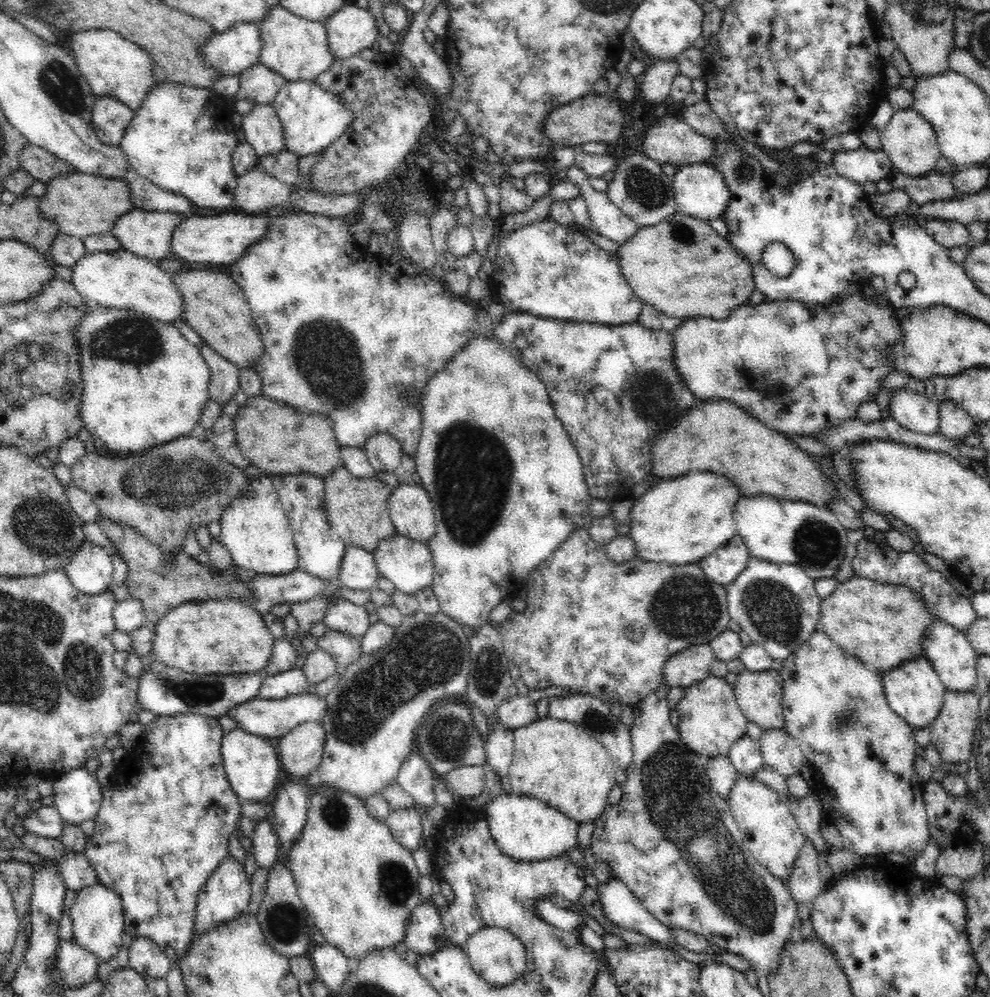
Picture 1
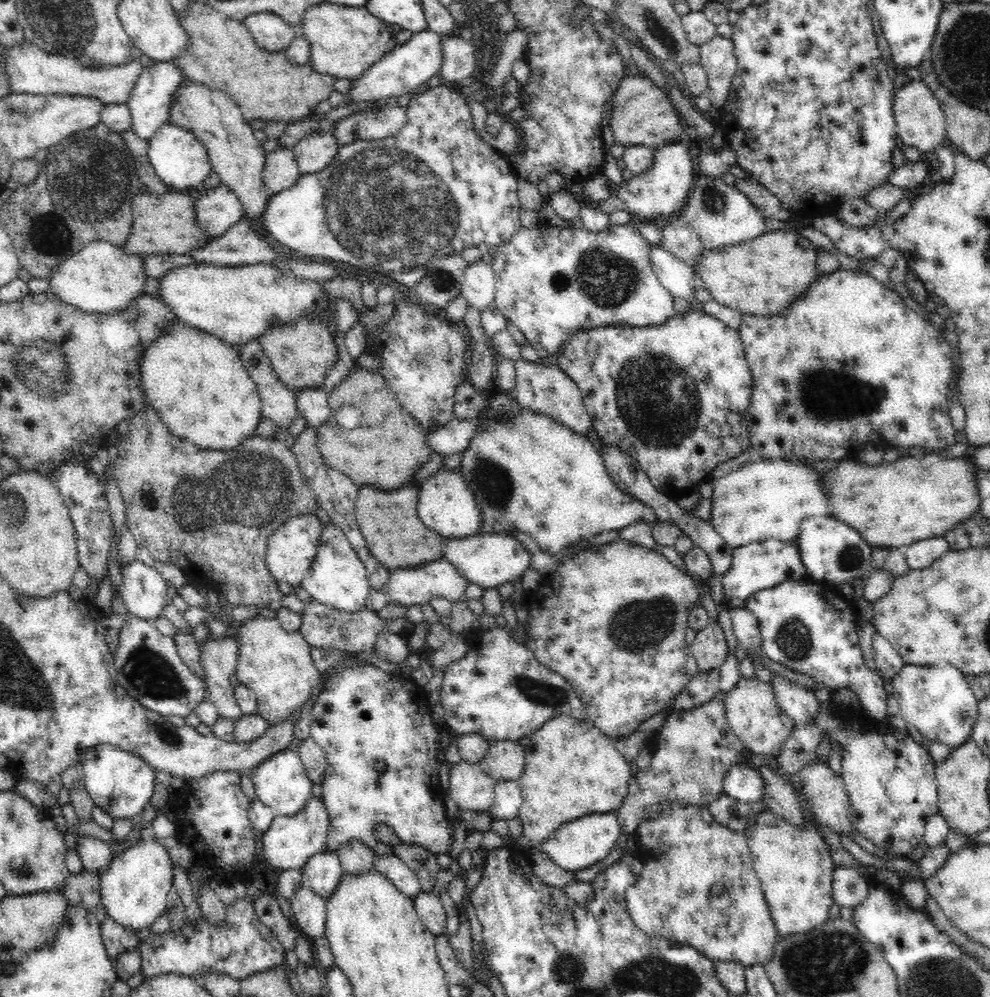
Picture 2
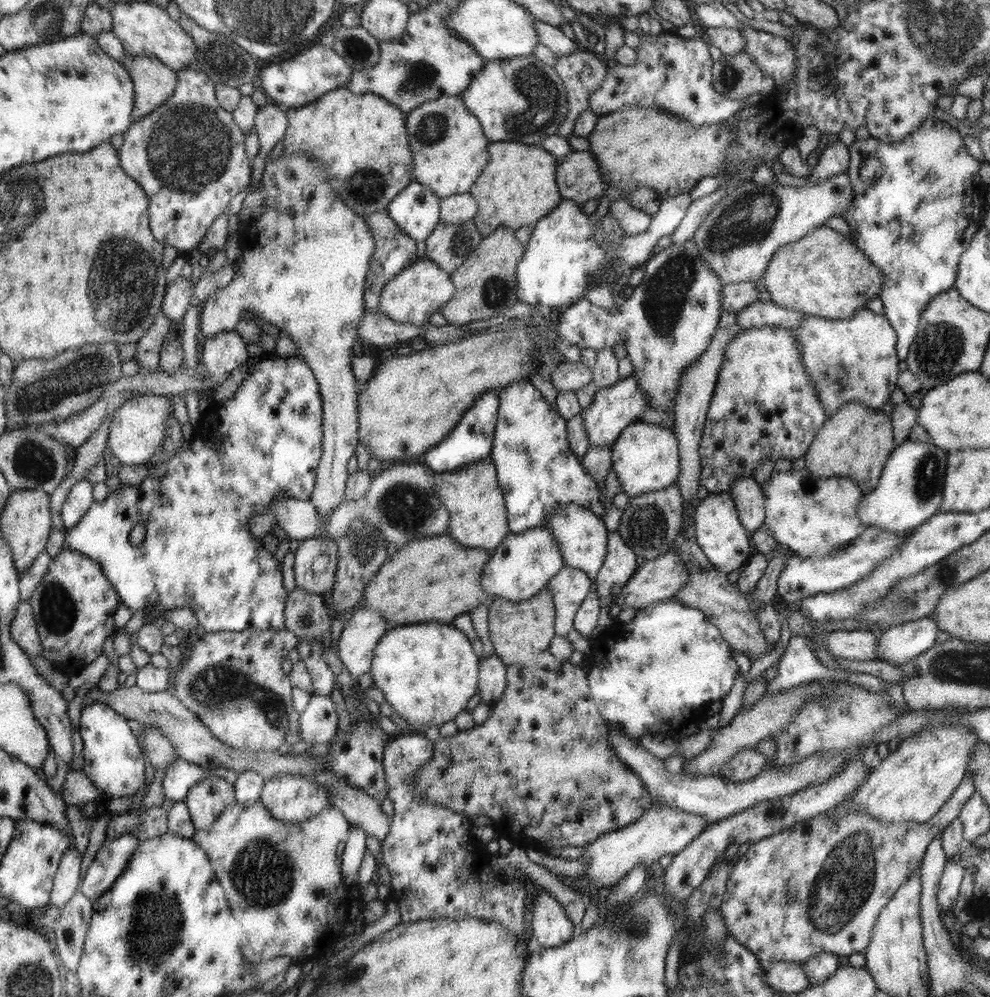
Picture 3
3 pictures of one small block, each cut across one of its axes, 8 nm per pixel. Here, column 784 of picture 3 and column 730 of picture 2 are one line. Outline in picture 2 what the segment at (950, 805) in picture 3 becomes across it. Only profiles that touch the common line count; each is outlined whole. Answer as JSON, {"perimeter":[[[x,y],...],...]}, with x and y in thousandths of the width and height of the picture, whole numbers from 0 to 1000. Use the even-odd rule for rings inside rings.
{"perimeter":[[[683,808],[681,812],[676,810],[667,810],[671,813],[669,818],[658,820],[646,826],[641,832],[639,841],[642,845],[642,853],[640,857],[649,865],[649,871],[645,873],[643,884],[636,889],[632,895],[632,909],[634,917],[639,921],[642,929],[651,934],[651,937],[659,940],[673,941],[677,944],[682,944],[687,947],[699,949],[703,954],[707,955],[715,962],[738,964],[751,968],[753,971],[762,968],[772,968],[777,965],[781,959],[781,950],[786,945],[786,936],[781,929],[780,918],[778,918],[776,906],[768,889],[767,881],[761,870],[761,860],[757,852],[756,844],[751,835],[743,835],[727,825],[715,812],[715,809],[705,808]]]}

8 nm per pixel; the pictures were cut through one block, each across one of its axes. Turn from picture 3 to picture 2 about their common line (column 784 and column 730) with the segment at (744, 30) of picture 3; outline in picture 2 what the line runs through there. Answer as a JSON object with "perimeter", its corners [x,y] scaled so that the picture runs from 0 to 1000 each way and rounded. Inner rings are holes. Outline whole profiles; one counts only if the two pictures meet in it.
{"perimeter":[[[724,35],[709,46],[708,64],[714,73],[714,97],[719,103],[719,109],[729,110],[738,90],[740,74],[744,69],[744,59],[739,38],[730,38]]]}

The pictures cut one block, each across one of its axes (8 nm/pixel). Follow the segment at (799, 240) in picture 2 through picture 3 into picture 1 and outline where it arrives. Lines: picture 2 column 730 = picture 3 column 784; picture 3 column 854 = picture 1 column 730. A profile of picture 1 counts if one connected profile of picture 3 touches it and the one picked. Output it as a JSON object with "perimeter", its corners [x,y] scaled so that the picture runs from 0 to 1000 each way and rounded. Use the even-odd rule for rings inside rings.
{"perimeter":[[[685,212],[661,227],[645,229],[620,255],[626,260],[628,276],[636,283],[641,296],[648,303],[661,307],[665,313],[679,319],[732,320],[743,308],[754,305],[763,290],[759,265],[735,243],[734,238],[723,234],[716,222]]]}

